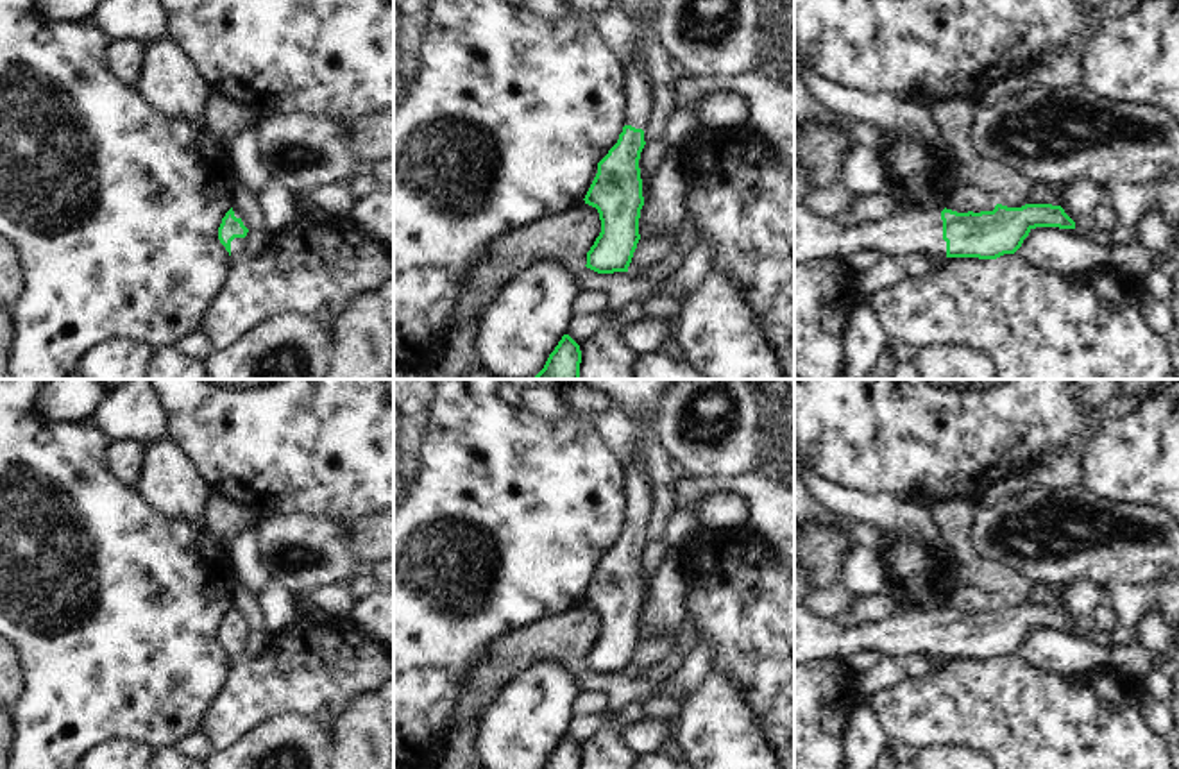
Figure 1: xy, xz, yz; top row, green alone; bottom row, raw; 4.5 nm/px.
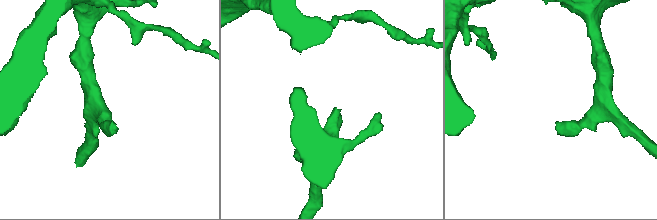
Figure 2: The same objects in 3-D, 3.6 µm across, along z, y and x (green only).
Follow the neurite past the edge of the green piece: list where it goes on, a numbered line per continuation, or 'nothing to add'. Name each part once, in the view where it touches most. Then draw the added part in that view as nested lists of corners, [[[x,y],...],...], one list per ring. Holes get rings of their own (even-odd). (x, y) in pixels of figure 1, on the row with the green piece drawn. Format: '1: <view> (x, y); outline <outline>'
1: yz (904, 233); outline [[[794,204],[794,265],[812,259],[846,263],[853,252],[866,249],[884,258],[912,252],[946,254],[941,211],[898,211],[882,222],[850,225],[818,218],[802,204]]]

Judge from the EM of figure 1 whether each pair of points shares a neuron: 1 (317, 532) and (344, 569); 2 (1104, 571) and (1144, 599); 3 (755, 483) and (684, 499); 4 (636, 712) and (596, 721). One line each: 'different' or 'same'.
1: same
2: different
3: same
4: different

